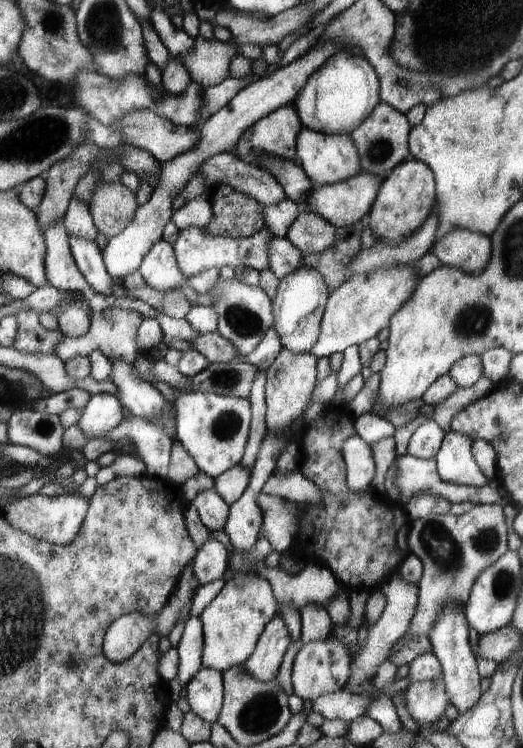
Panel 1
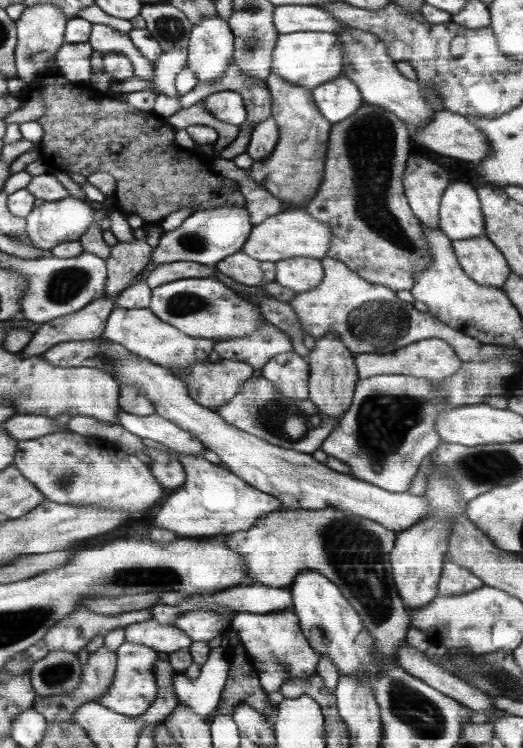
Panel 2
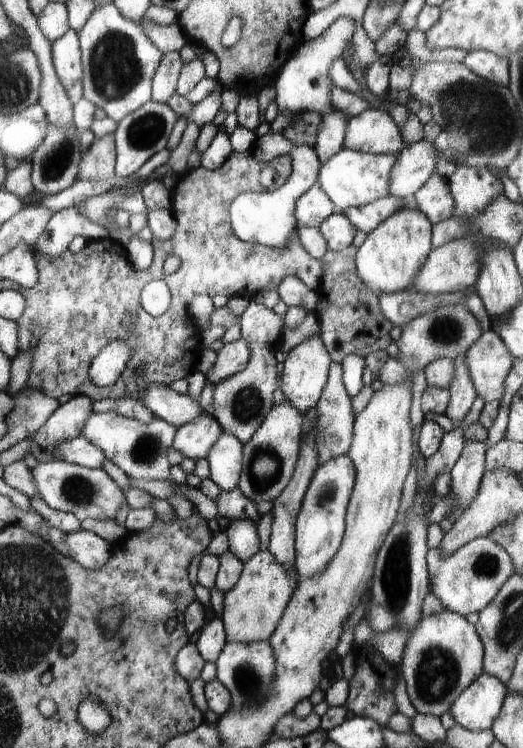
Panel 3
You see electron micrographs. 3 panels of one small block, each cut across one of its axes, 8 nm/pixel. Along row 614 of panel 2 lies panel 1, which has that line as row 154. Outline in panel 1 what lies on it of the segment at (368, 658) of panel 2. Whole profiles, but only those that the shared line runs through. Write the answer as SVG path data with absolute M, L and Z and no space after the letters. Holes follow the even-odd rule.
M303 126L297 138L297 158L308 178L318 187L348 180L362 172L360 152L351 135L327 135Z

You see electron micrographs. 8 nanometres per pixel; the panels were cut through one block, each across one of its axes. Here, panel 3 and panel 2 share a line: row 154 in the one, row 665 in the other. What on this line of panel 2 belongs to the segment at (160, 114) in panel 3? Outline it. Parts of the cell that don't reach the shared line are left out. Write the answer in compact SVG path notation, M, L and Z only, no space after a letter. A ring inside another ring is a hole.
M124 641L118 649L117 670L108 692L99 698L102 706L126 717L138 717L150 707L157 697L158 686L153 666L160 659L158 651L144 646Z

